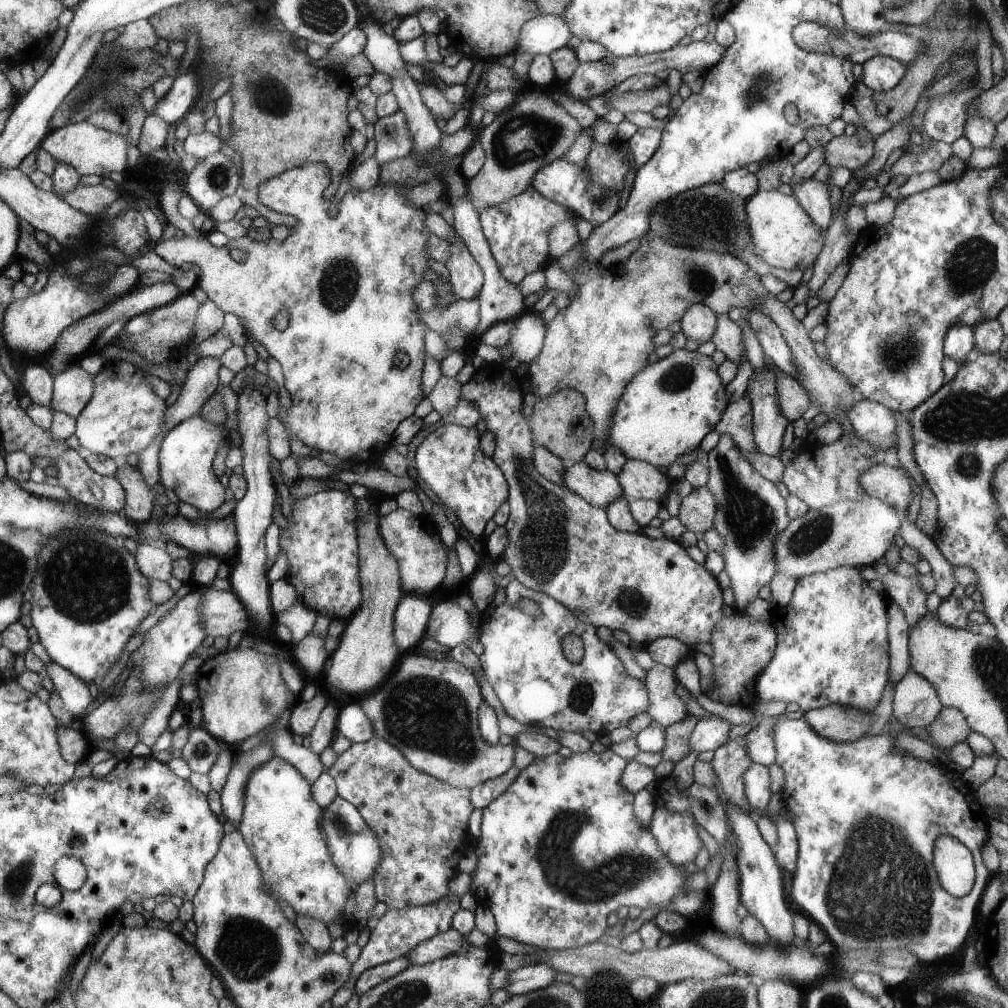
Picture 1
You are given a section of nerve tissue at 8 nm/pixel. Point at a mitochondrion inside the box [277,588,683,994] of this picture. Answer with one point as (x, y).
(627, 869)

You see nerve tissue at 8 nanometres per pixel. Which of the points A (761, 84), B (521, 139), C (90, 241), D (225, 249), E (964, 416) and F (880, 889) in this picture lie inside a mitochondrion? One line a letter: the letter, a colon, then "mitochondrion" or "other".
A: mitochondrion
B: mitochondrion
C: other
D: other
E: mitochondrion
F: mitochondrion

